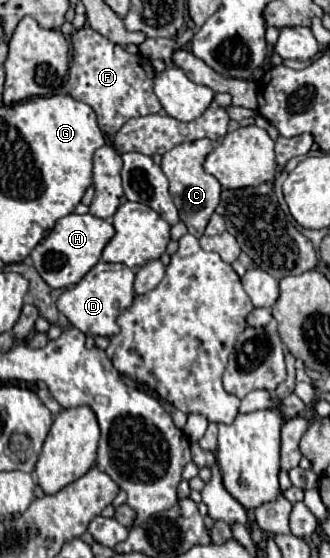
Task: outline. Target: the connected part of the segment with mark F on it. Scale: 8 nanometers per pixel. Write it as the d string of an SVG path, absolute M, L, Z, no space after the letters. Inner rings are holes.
M87 24L71 34L71 44L73 44L73 58L69 66L67 92L75 100L85 102L95 110L99 128L105 134L113 136L127 120L137 116L157 114L161 110L161 104L153 94L153 68L149 62L145 62L145 58L127 54L121 46L111 44L107 38L99 36ZM85 52L89 52L87 58Z

